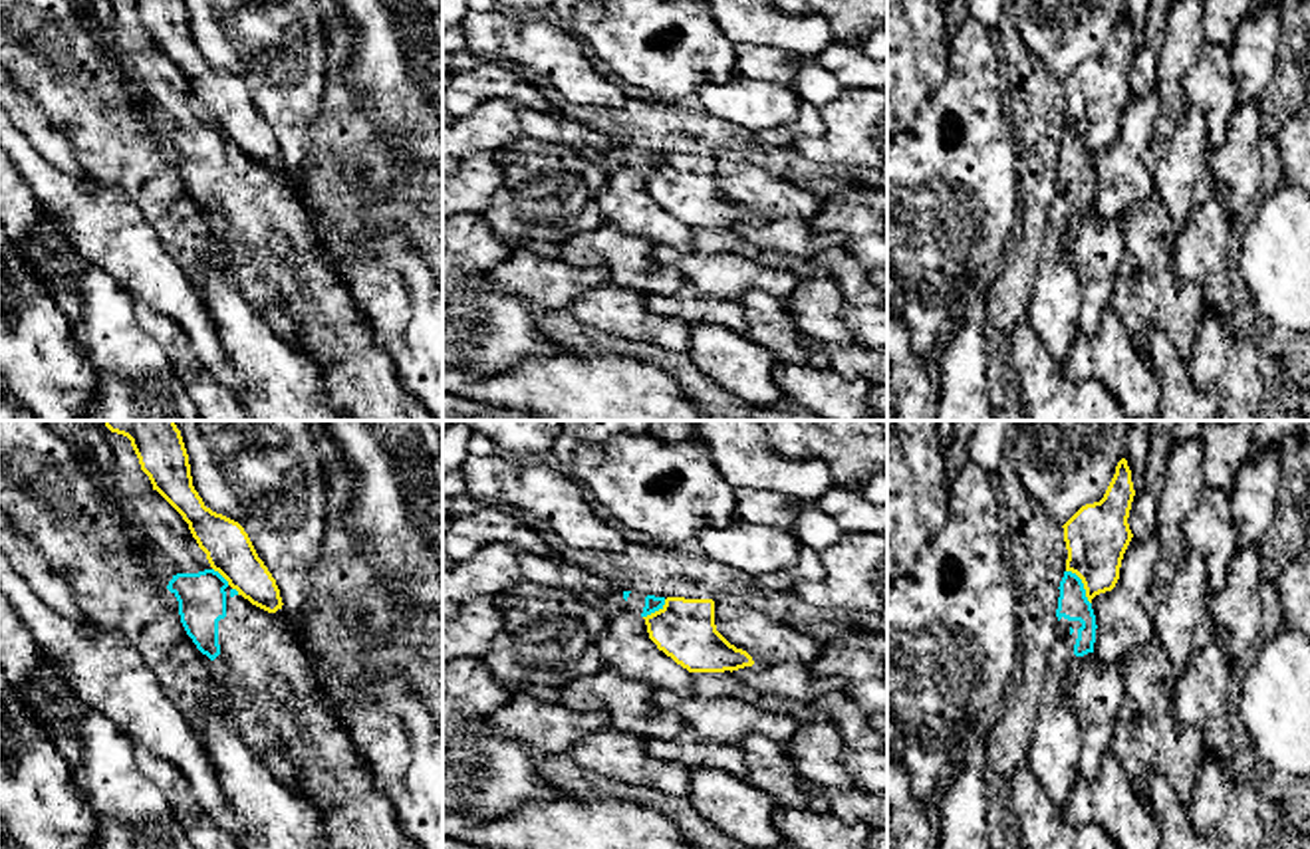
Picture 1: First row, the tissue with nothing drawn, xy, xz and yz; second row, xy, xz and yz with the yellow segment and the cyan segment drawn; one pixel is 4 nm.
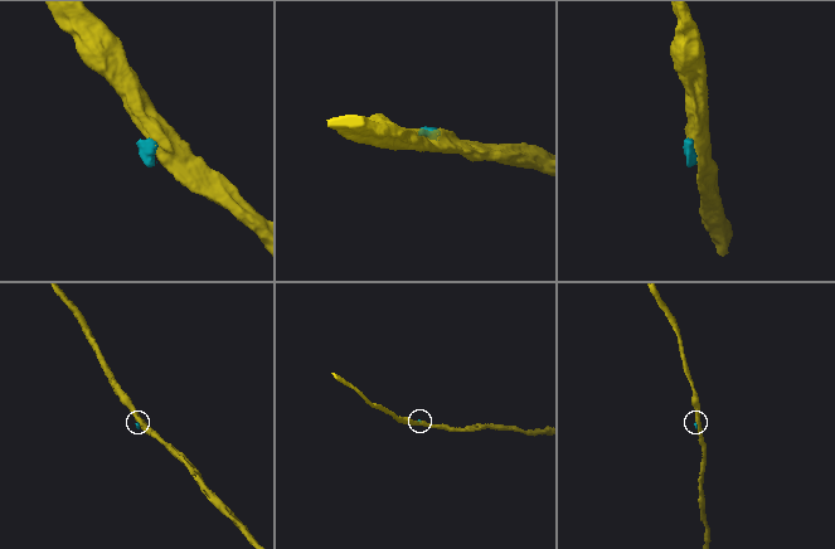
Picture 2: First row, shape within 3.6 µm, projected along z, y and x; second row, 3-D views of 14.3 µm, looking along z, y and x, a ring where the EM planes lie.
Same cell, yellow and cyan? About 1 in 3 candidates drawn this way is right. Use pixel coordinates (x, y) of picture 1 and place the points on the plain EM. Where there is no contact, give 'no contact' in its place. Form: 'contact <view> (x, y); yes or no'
contact yz (1084, 141); no

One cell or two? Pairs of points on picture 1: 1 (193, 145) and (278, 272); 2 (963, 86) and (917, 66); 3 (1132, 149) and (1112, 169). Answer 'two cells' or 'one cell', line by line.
1: one cell
2: two cells
3: one cell

